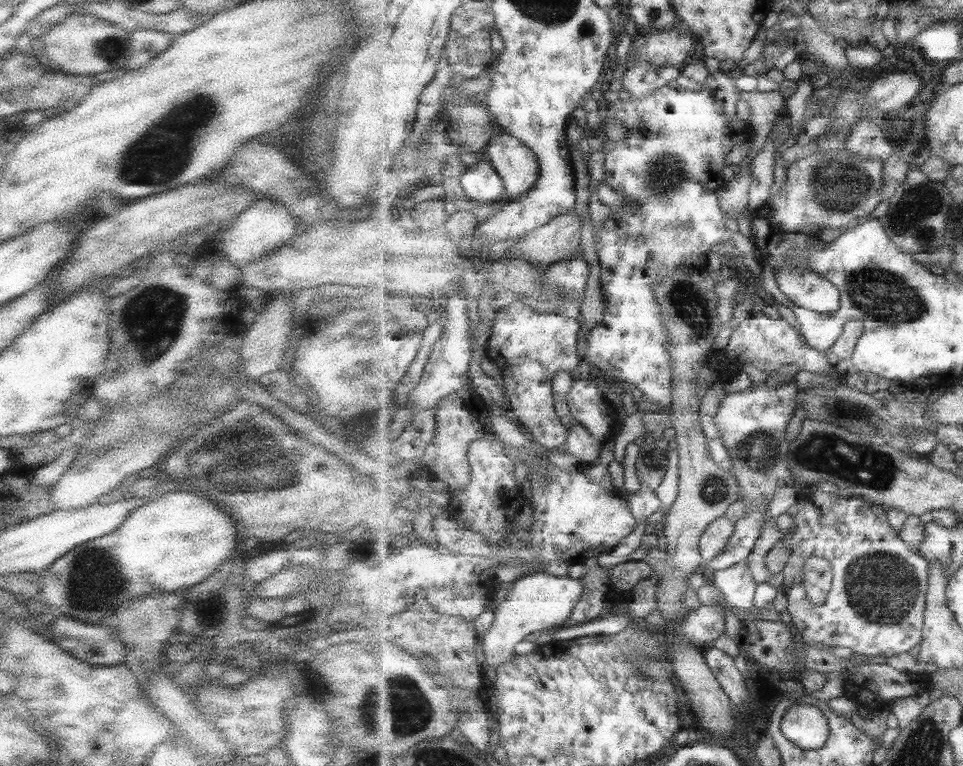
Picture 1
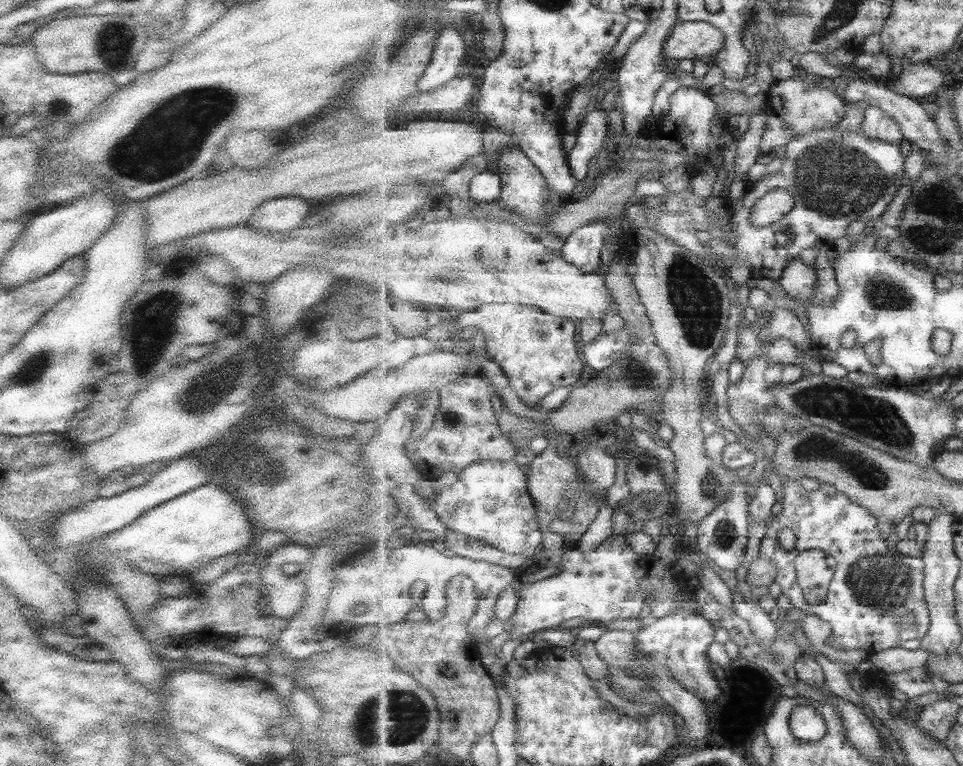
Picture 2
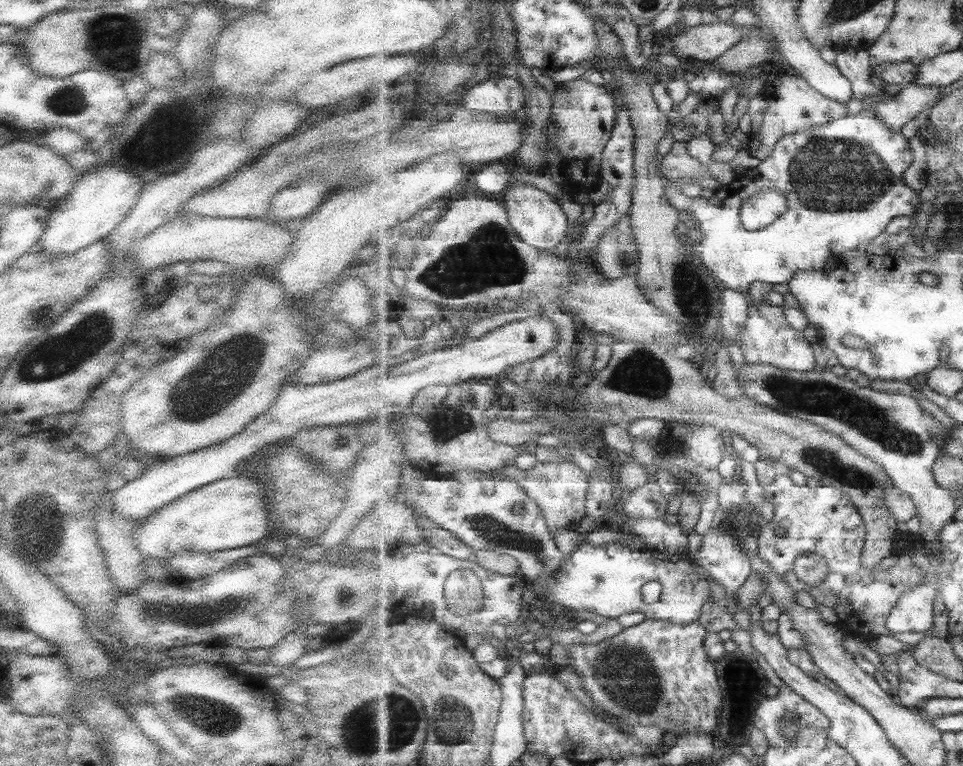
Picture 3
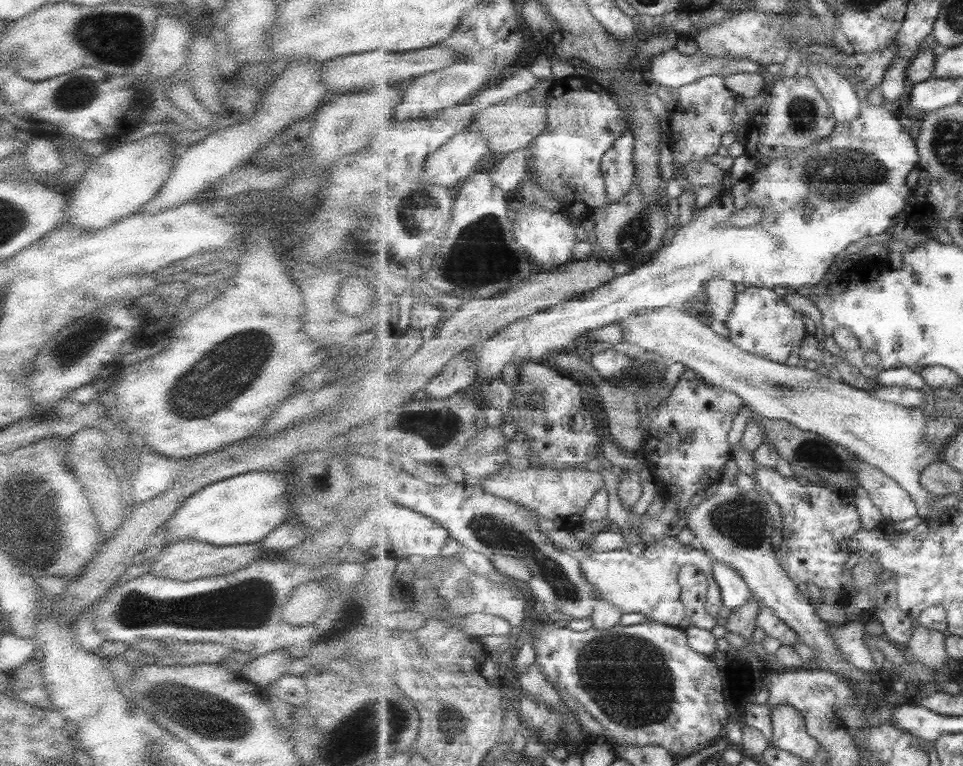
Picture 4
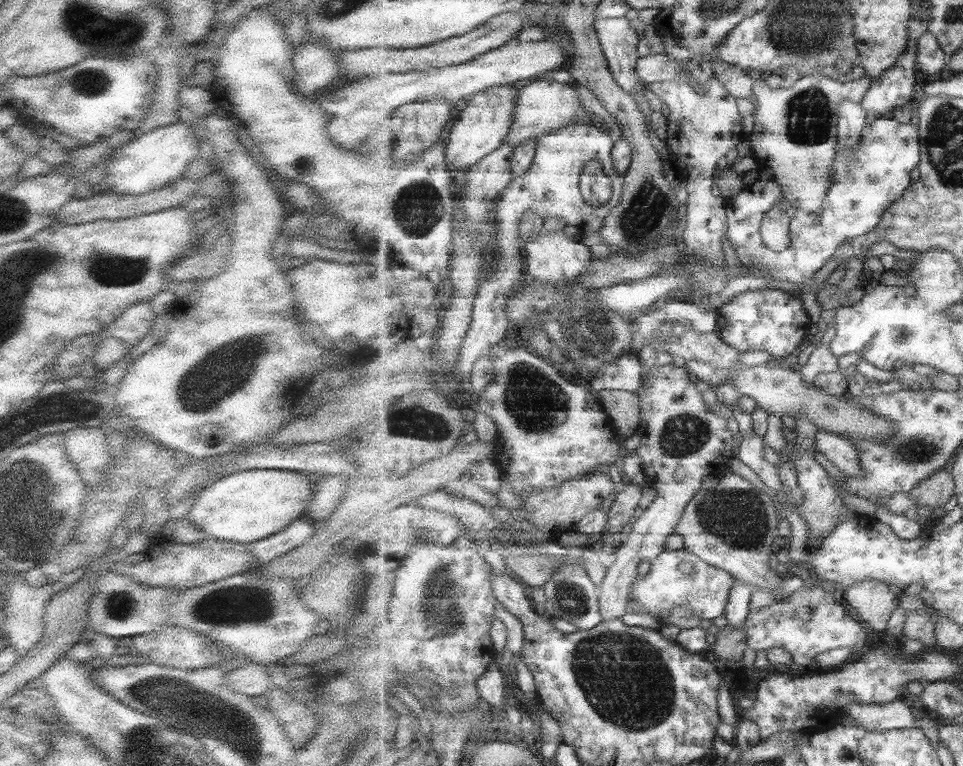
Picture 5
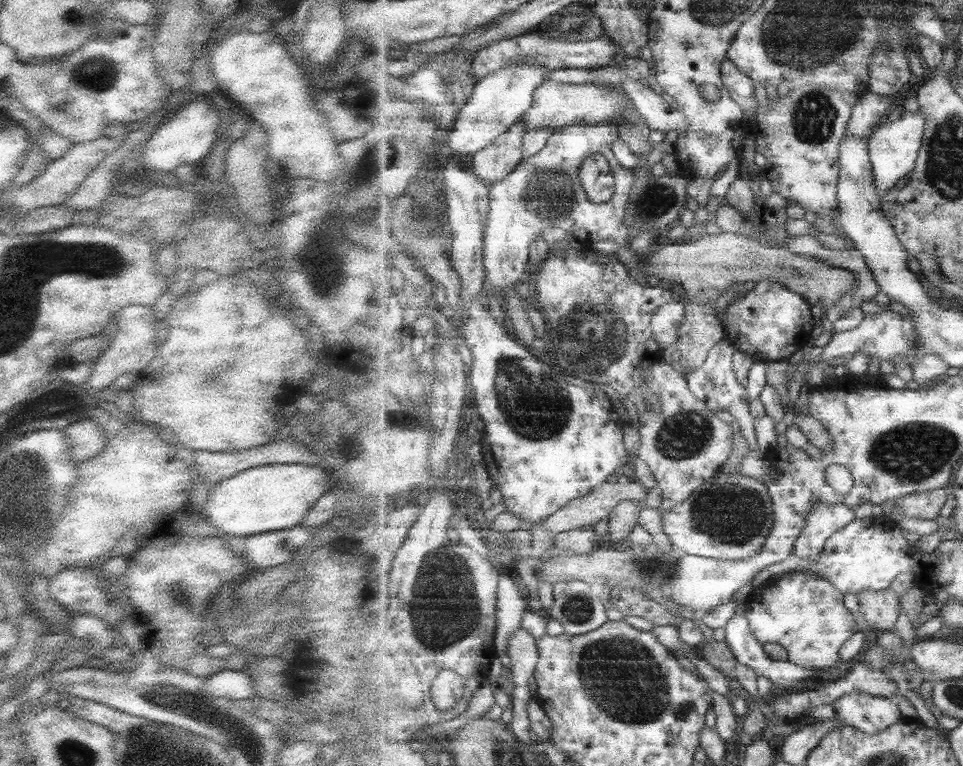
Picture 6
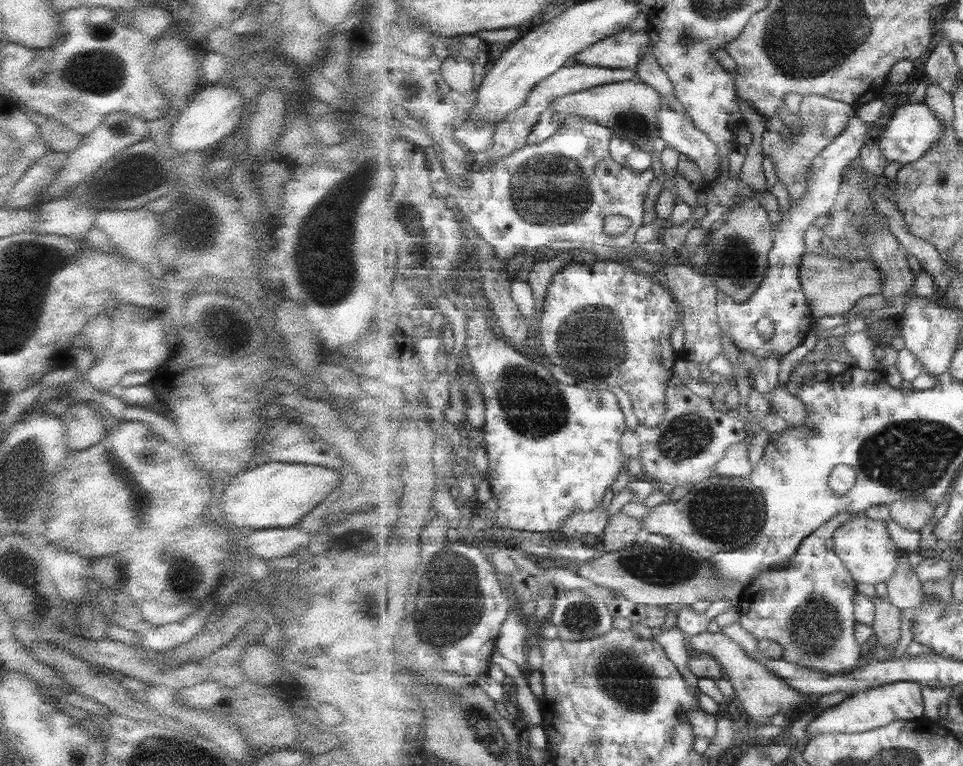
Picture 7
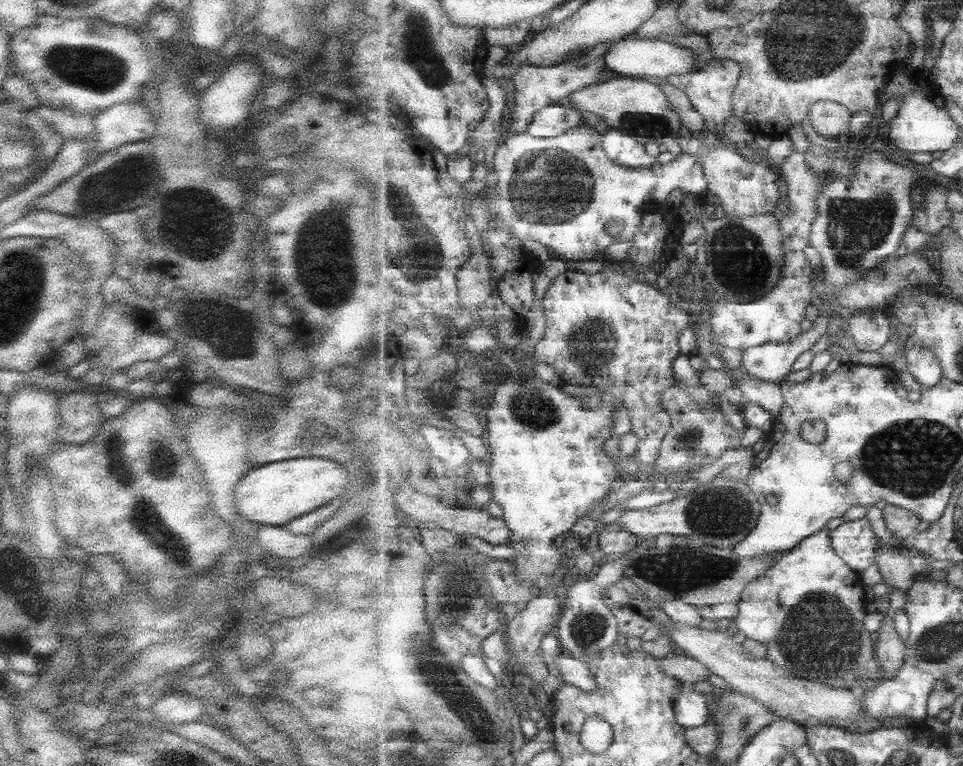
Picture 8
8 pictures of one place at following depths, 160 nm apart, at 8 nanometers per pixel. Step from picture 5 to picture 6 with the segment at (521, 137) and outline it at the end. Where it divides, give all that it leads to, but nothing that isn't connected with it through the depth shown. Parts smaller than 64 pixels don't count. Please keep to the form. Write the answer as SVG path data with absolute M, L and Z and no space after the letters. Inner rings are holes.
M545 81L535 91L533 106L523 116L528 130L534 128L560 129L571 125L617 124L624 112L634 112L630 96L621 88L612 91L595 84L559 84Z

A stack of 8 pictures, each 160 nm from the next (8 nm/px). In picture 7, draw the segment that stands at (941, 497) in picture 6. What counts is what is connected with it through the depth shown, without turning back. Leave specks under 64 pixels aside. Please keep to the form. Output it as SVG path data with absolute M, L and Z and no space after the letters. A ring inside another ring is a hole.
M905 499L888 505L890 518L901 526L920 531L933 518L935 505L926 500Z

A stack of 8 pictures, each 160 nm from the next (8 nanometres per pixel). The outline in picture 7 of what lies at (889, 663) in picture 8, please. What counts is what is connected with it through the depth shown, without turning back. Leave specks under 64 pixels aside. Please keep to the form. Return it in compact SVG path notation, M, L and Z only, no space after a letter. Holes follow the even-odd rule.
M873 596L876 604L876 617L872 626L877 644L892 648L897 646L902 635L902 610L889 602L887 596Z

